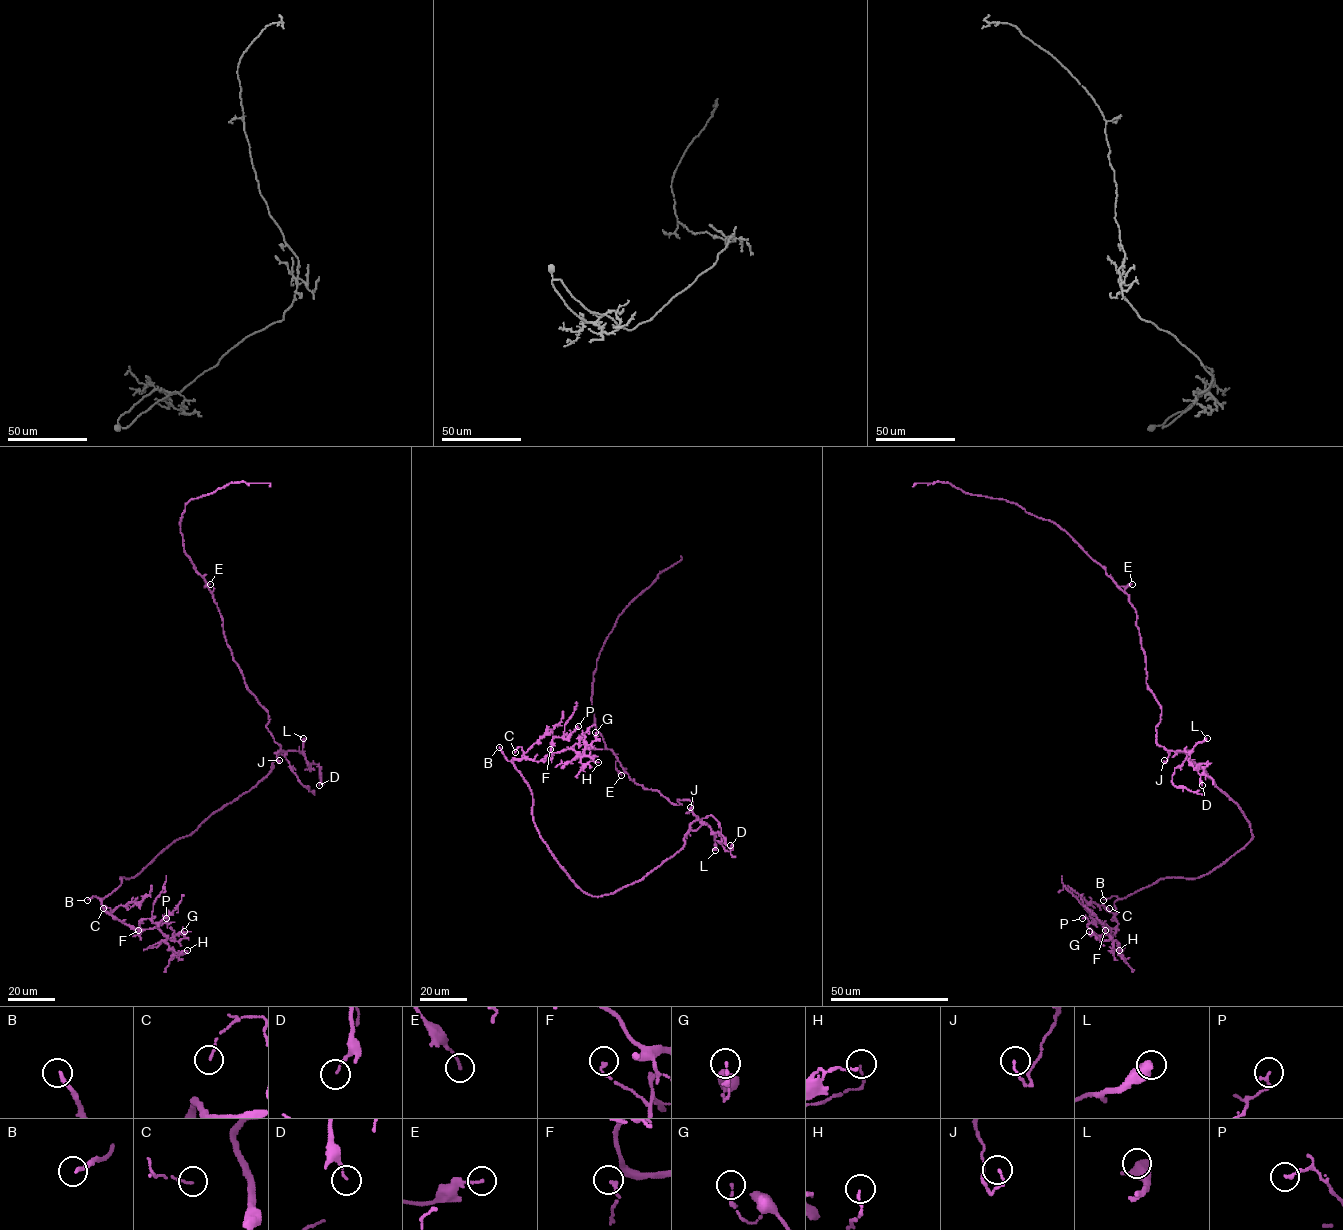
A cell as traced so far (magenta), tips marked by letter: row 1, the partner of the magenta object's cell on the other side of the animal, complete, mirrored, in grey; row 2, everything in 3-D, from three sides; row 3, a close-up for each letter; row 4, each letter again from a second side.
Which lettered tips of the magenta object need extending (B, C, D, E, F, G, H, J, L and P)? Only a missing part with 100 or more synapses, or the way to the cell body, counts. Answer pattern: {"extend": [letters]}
{"extend": ["B"]}

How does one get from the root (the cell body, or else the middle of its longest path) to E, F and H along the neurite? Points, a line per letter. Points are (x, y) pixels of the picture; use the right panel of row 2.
E: (1170, 749), (1156, 743), (1161, 706), (1146, 683), (1136, 611), (1117, 586), (1132, 584)
F: (1170, 749), (1238, 805), (1252, 837), (1208, 873), (1160, 878), (1117, 900), (1118, 924), (1105, 930)
H: (1170, 749), (1238, 805), (1252, 837), (1208, 873), (1160, 878), (1117, 900), (1118, 924), (1105, 932), (1119, 950)

